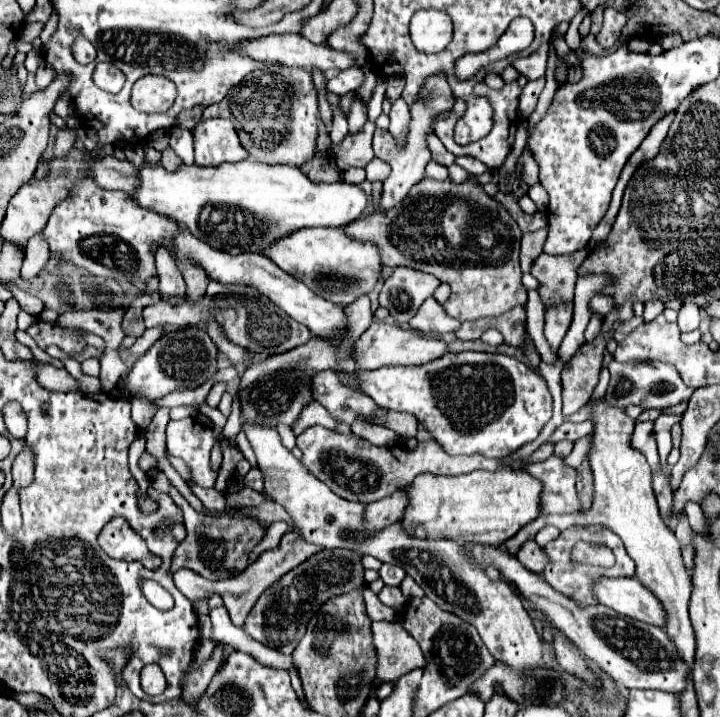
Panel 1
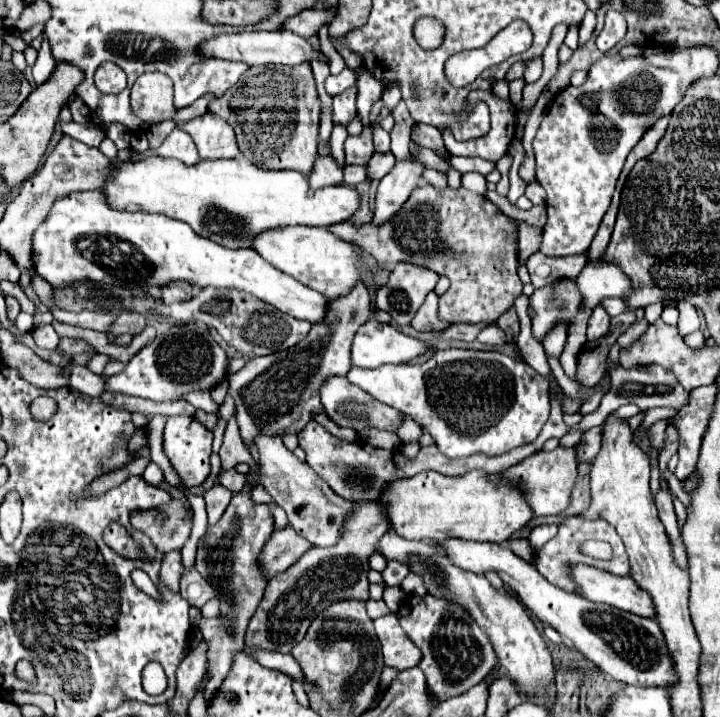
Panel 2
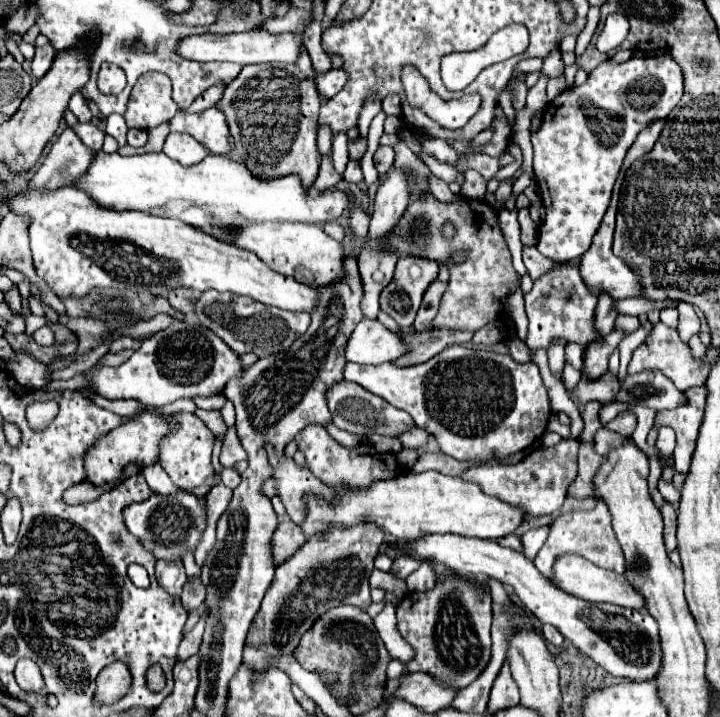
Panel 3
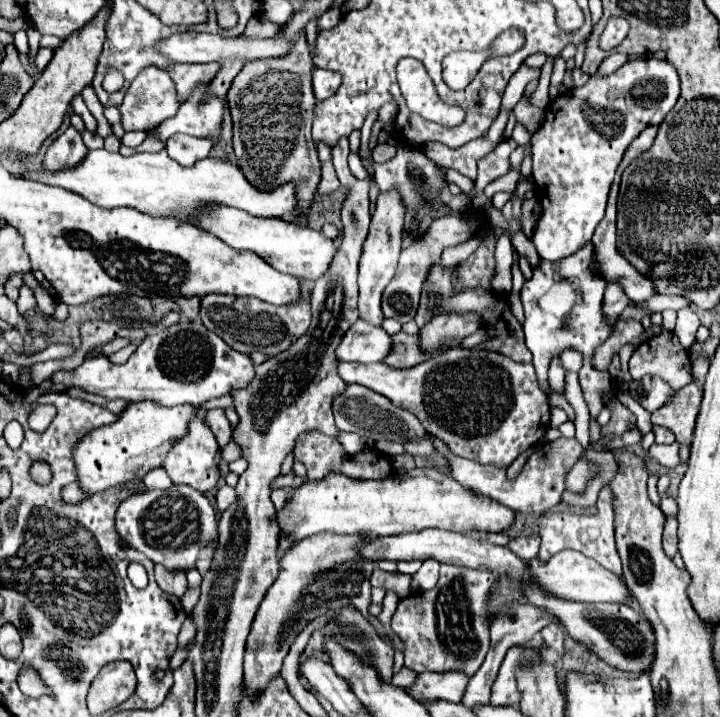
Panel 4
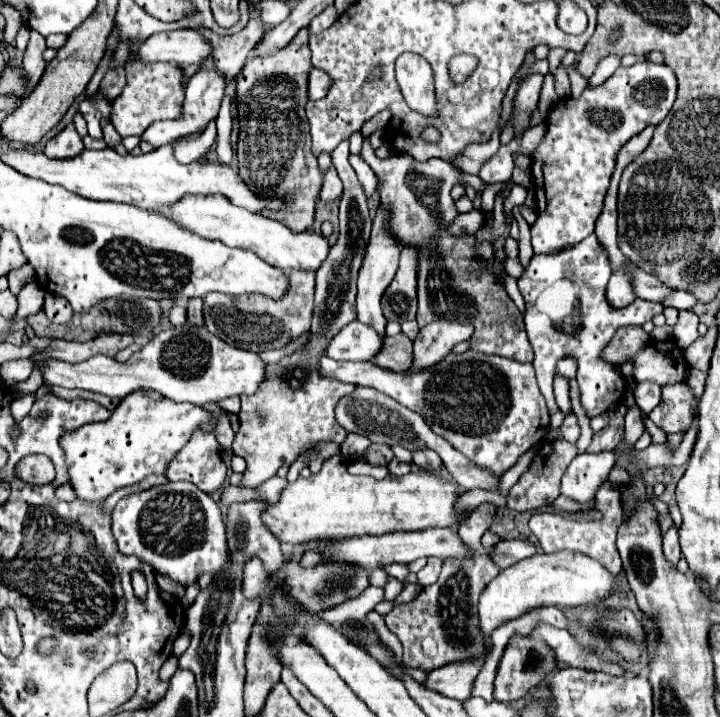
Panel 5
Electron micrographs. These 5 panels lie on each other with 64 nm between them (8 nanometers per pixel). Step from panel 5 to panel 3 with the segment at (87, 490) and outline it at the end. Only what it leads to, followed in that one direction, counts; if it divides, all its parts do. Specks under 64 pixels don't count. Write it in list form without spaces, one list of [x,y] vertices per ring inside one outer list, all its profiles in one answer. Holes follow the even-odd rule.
[[[146,410],[134,418],[130,418],[126,424],[118,426],[116,430],[112,430],[110,434],[106,434],[96,446],[92,446],[84,458],[84,466],[86,466],[86,474],[88,474],[88,482],[102,486],[106,482],[112,482],[114,478],[118,478],[122,474],[122,468],[126,464],[154,464],[158,462],[158,454],[160,454],[160,442],[162,438],[168,434],[170,426],[168,426],[168,416],[160,416],[154,414],[152,410]]]

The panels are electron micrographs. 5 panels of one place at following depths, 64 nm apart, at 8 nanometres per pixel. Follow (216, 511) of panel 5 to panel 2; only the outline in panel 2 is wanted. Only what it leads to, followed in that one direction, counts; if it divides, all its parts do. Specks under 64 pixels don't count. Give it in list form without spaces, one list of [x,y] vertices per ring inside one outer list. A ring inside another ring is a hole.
[[[172,500],[162,510],[134,512],[132,526],[146,532],[152,544],[166,554],[184,546],[190,536],[192,516],[186,512],[182,502]]]

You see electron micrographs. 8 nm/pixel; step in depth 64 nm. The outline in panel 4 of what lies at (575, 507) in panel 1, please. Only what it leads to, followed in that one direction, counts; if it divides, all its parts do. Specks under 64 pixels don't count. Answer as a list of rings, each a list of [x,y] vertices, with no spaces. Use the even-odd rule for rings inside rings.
[[[432,436],[432,442],[434,442],[434,448],[448,460],[450,468],[452,468],[452,476],[462,484],[462,486],[468,486],[468,488],[474,488],[478,490],[480,494],[488,496],[488,498],[494,498],[498,500],[500,504],[512,508],[514,512],[524,512],[524,514],[544,514],[548,512],[550,508],[558,506],[560,500],[562,500],[562,492],[564,492],[564,480],[566,480],[566,474],[568,474],[568,468],[572,468],[572,464],[582,456],[582,446],[576,438],[558,438],[556,442],[552,444],[544,444],[540,448],[536,448],[532,452],[532,456],[526,460],[522,472],[510,480],[506,478],[506,470],[504,468],[492,468],[492,466],[482,466],[478,462],[472,462],[472,460],[466,460],[466,458],[460,458],[456,454],[452,454],[438,438]]]

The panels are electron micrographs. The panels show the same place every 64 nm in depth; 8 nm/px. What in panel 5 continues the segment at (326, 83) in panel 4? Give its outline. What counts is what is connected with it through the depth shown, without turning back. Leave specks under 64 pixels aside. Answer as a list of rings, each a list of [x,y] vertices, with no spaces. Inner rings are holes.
[[[312,68],[310,78],[308,78],[308,96],[310,100],[320,100],[328,94],[328,88],[332,86],[332,78],[328,74],[324,74],[318,68]]]

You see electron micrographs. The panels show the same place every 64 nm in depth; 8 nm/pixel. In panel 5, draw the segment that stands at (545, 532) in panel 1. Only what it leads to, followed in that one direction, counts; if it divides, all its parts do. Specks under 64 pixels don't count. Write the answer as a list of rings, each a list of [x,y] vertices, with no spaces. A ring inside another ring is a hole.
[[[512,538],[512,540],[502,540],[498,546],[494,546],[494,560],[500,568],[508,568],[524,558],[530,558],[534,556],[538,550],[532,542],[526,542],[526,540],[518,540],[518,538]]]

